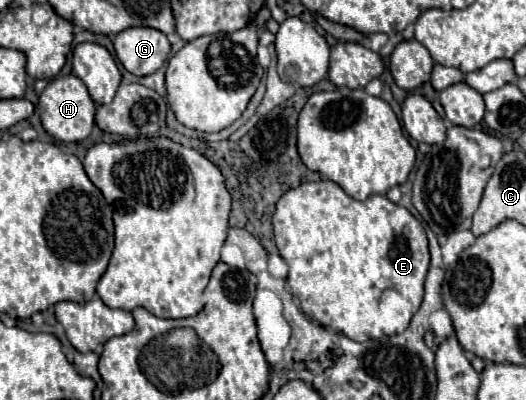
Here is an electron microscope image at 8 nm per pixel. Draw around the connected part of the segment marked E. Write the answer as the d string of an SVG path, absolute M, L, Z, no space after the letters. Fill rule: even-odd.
M317 181L317 183L303 183L297 189L289 189L277 203L275 215L273 215L273 229L275 229L275 243L277 249L283 257L283 261L289 267L289 275L287 275L287 283L291 287L291 293L299 299L301 311L311 315L319 325L329 327L337 333L347 335L349 339L355 341L369 341L369 339L379 339L379 337L391 337L391 335L399 335L409 327L411 317L415 315L415 311L419 309L421 301L423 301L423 281L429 269L429 247L427 247L427 237L423 231L423 225L401 205L391 203L387 197L383 195L371 195L365 201L357 201L353 197L349 197L337 183L333 181Z

